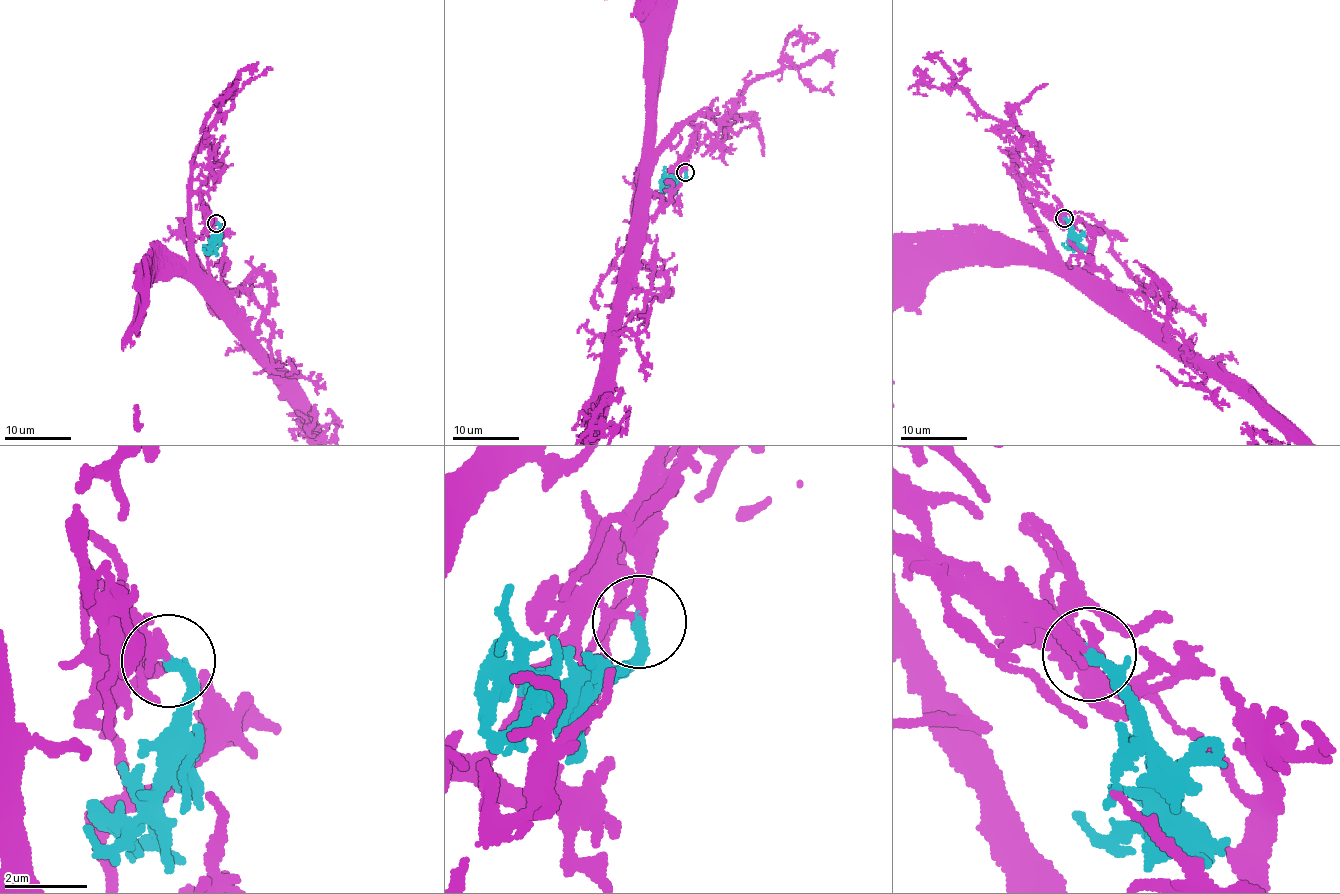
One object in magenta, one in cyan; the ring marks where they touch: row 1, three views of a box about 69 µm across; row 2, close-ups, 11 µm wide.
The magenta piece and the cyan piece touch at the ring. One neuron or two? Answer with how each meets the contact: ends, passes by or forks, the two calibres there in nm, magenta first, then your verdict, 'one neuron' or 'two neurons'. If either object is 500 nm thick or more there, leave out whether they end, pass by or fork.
magenta passes by; cyan ends there; 240 nm thick on the magenta side, 280 nm on the other; one neuron

